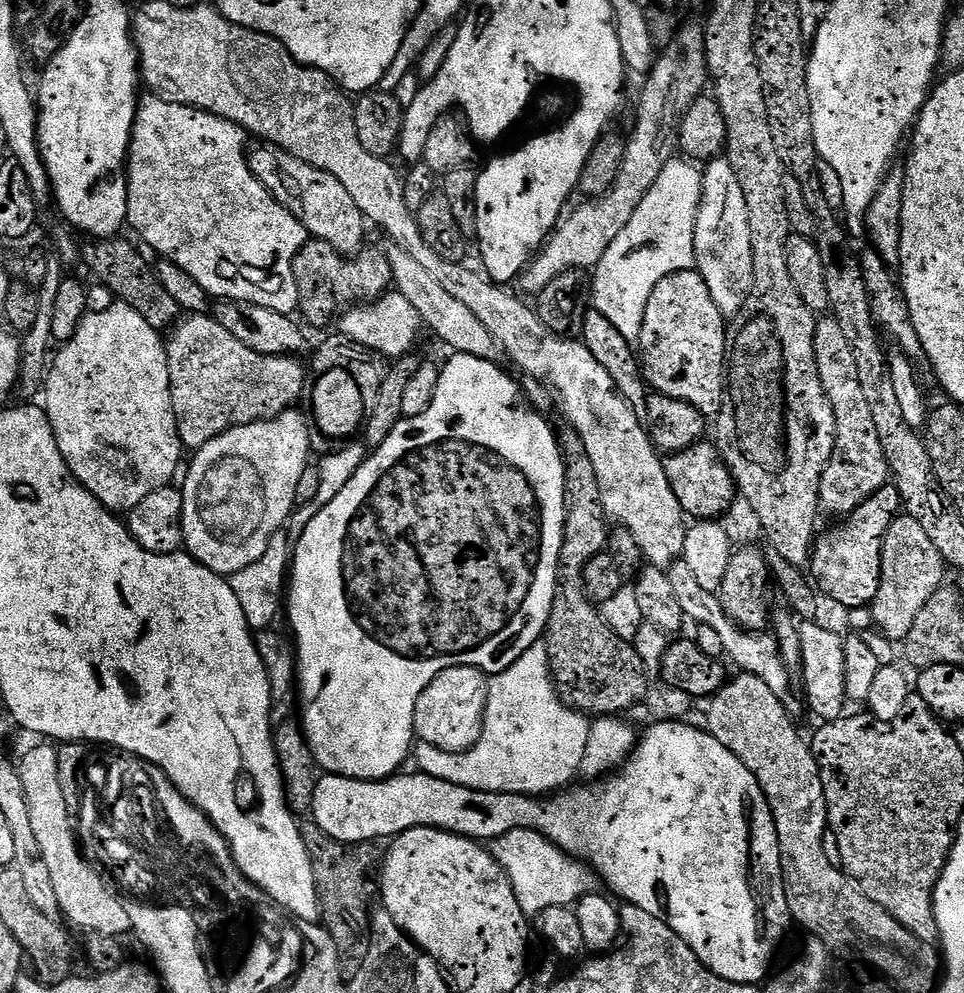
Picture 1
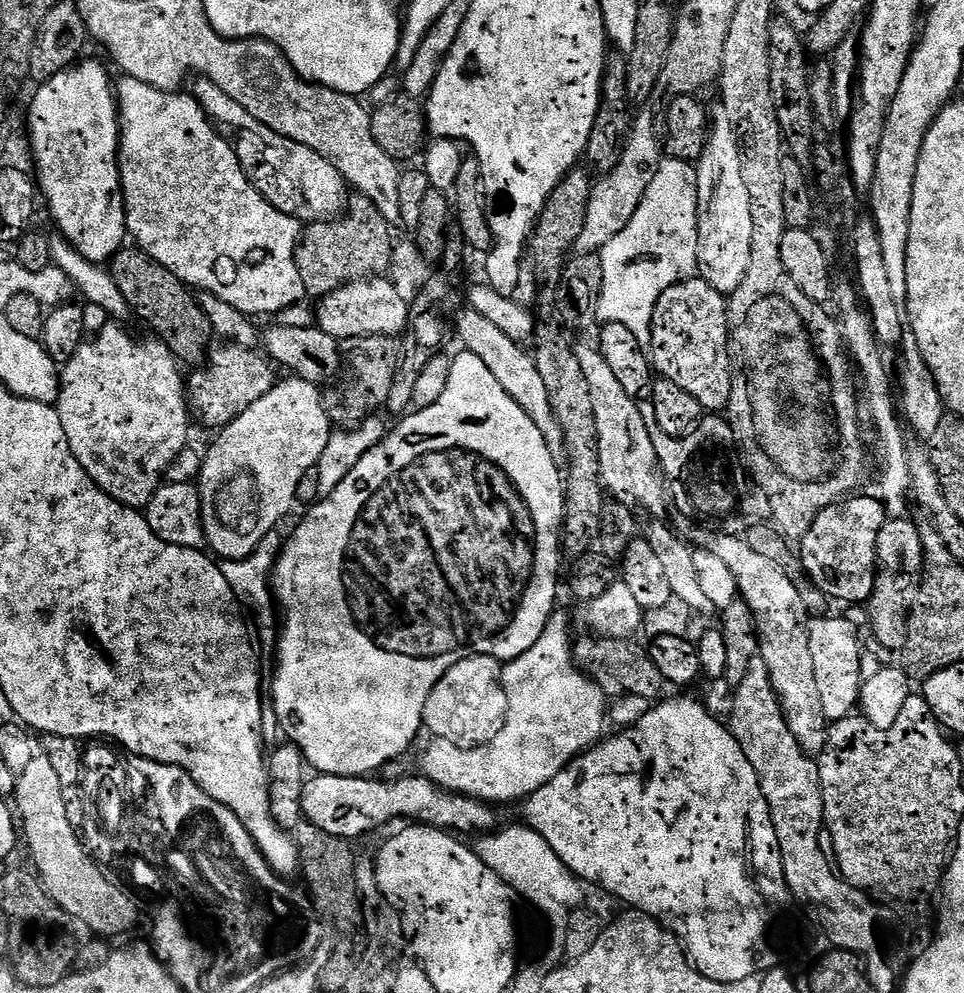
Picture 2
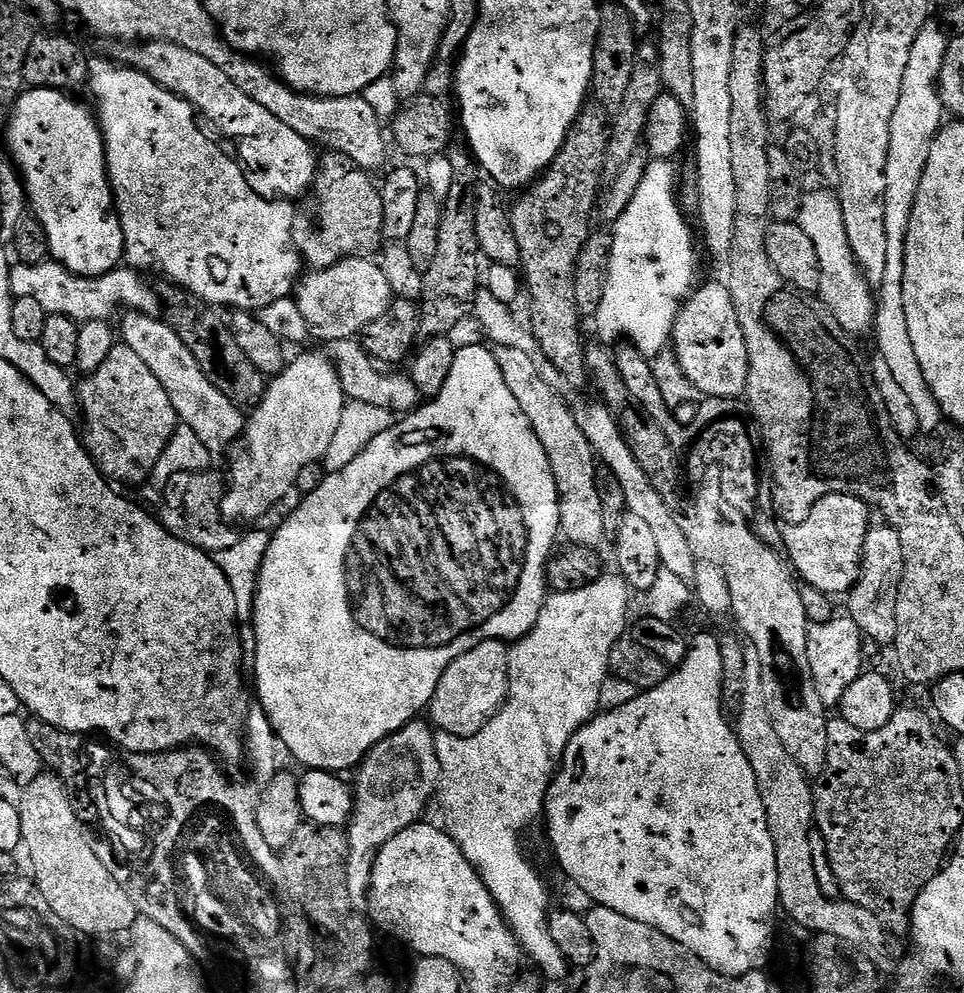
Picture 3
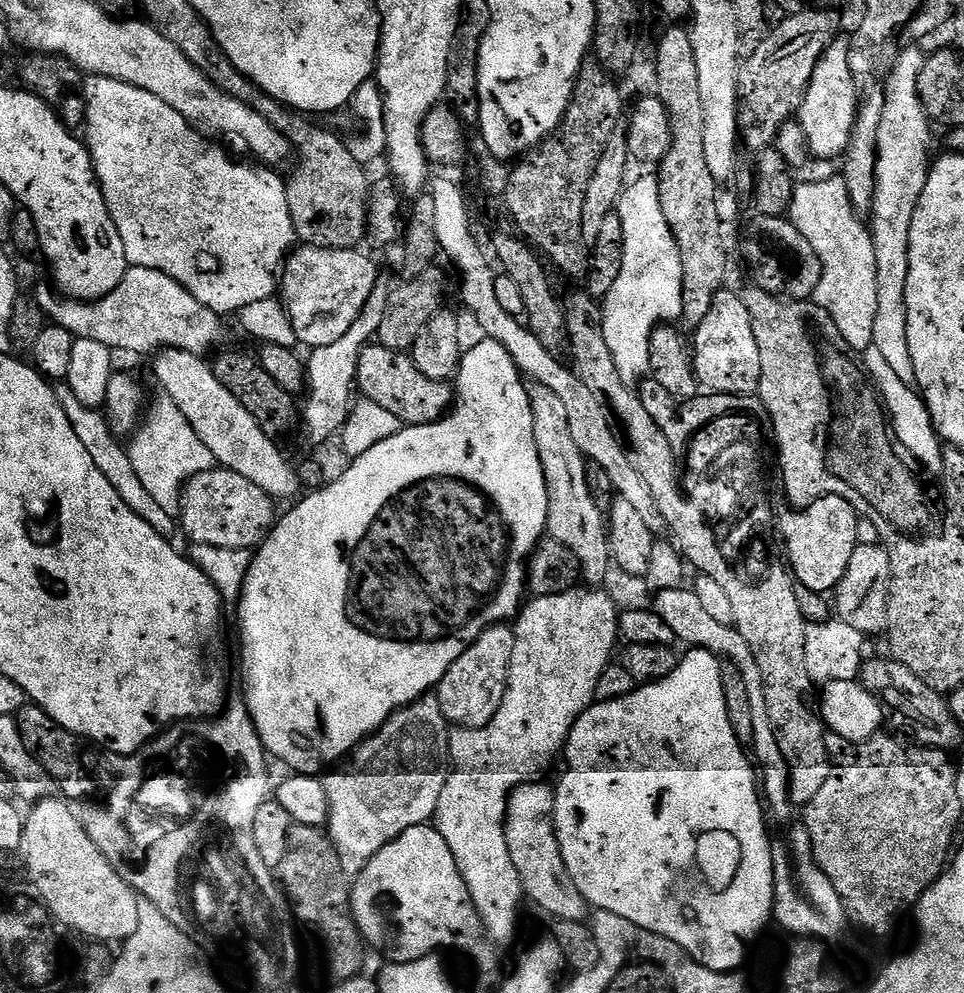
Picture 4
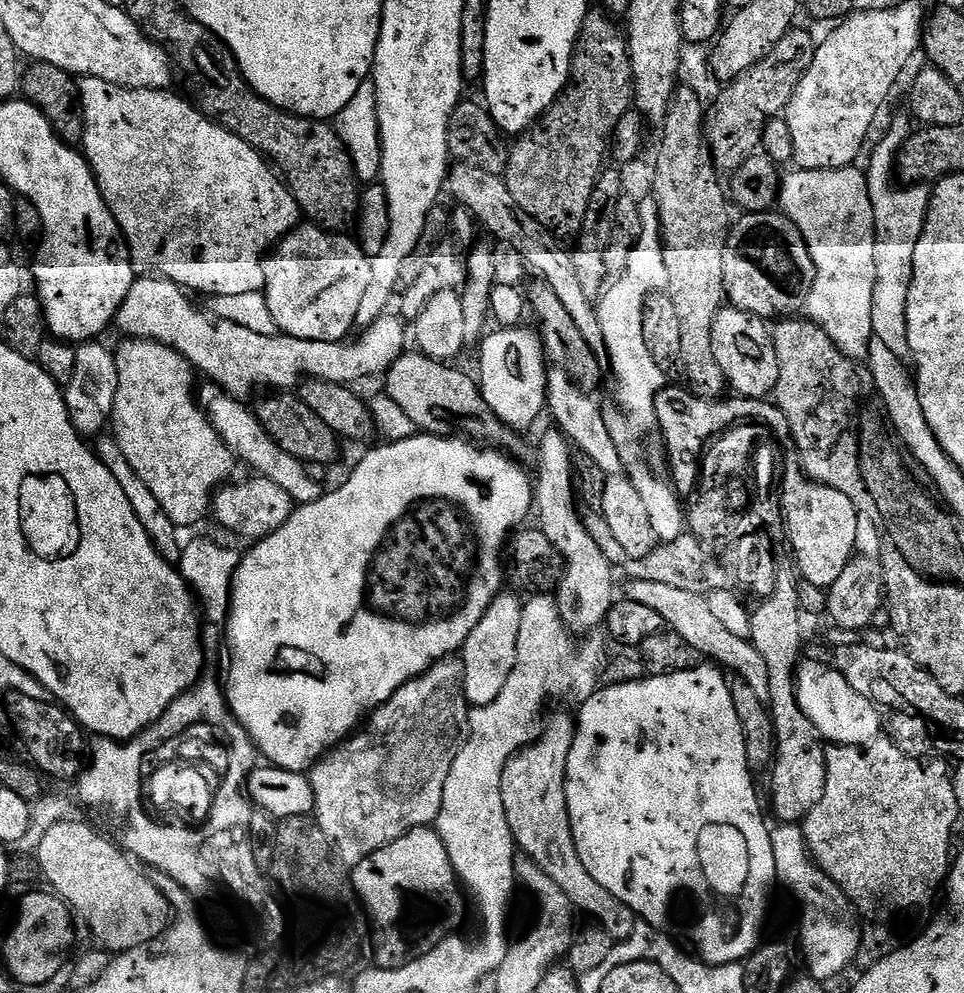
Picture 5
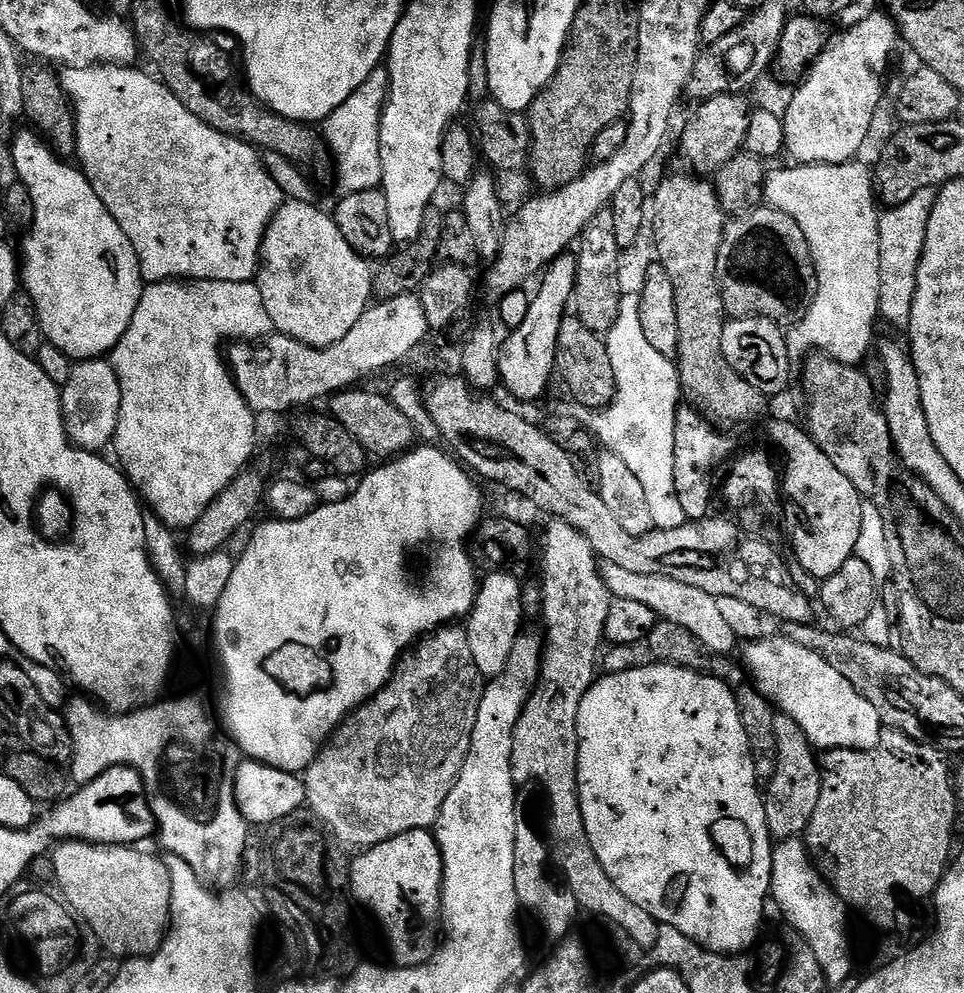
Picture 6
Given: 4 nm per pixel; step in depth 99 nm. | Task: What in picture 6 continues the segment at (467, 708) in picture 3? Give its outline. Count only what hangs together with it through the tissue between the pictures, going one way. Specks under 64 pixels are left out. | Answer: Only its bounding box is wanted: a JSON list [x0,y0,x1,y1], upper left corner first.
[466,572,526,676]

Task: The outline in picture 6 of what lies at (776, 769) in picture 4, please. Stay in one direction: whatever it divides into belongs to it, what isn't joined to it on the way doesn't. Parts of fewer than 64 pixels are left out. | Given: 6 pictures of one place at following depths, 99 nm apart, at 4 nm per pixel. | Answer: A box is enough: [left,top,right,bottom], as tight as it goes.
[601,564,738,655]

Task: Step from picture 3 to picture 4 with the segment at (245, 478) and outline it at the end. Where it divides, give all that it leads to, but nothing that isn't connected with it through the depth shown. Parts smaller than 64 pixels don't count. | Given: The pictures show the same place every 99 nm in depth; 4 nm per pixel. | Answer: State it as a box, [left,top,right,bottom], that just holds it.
[302,278,393,444]

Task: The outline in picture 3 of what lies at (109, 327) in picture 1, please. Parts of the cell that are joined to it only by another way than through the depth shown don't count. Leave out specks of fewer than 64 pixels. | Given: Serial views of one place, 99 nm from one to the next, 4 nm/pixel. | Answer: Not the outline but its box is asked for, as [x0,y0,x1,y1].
[78,346,178,485]

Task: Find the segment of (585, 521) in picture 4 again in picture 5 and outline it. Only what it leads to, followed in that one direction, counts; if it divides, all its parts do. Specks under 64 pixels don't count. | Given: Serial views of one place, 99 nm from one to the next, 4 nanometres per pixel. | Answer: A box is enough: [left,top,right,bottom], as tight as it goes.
[534,430,614,634]

